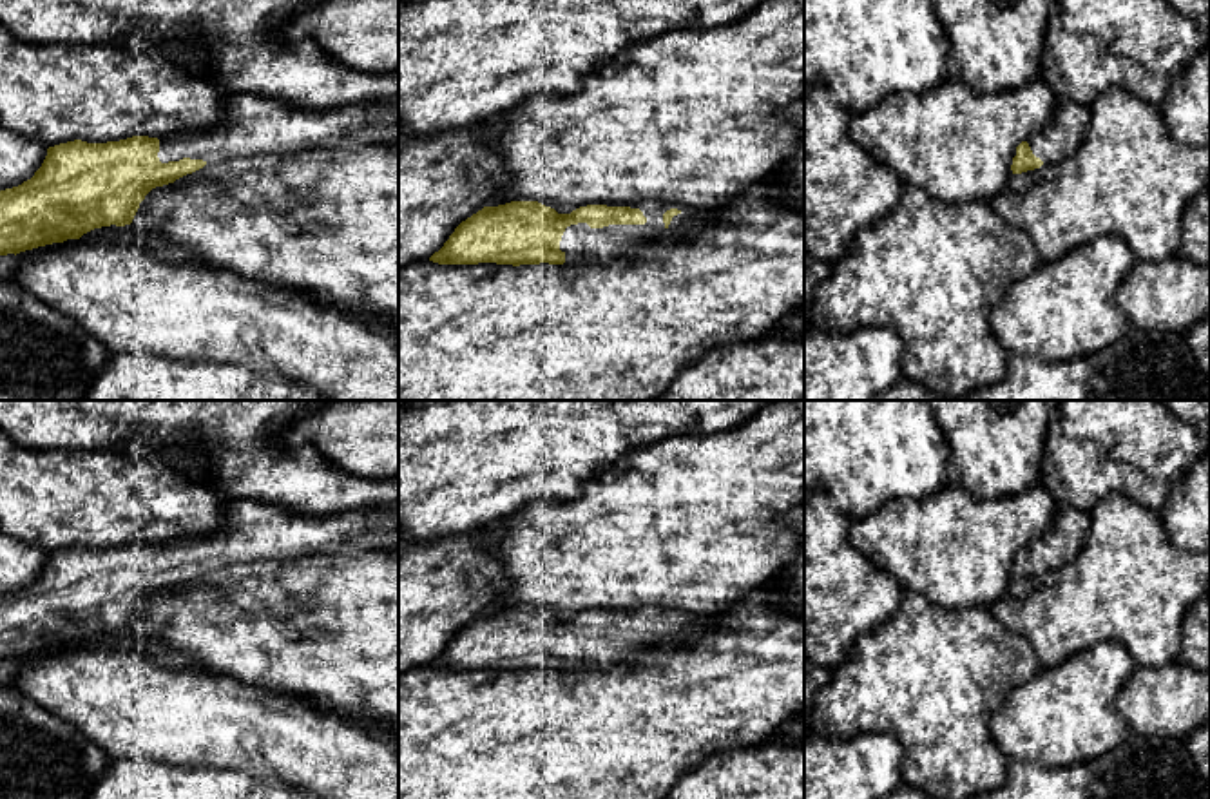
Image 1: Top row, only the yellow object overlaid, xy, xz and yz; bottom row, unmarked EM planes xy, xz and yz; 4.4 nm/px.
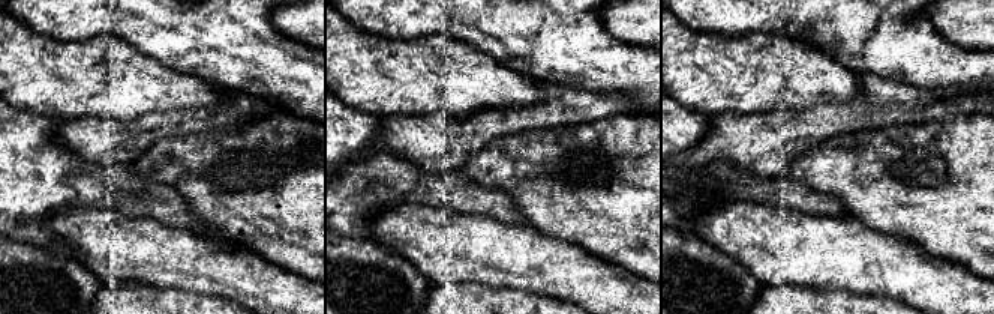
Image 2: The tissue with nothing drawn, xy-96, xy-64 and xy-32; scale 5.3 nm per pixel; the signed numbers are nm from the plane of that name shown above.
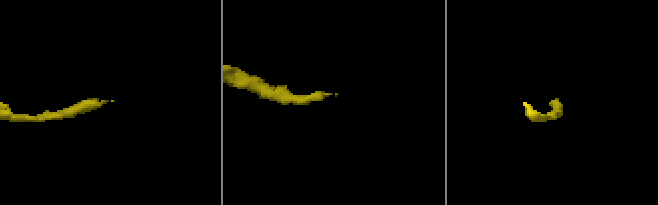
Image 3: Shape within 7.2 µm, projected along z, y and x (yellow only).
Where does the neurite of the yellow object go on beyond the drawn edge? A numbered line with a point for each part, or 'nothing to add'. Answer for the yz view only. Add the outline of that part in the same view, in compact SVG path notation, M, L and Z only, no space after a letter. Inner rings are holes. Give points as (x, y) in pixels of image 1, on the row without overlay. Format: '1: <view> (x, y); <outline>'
1: yz (1060, 544); M1058 504L1052 524L1027 549L1043 569L1058 571L1074 562L1090 531L1090 516L1072 505Z

